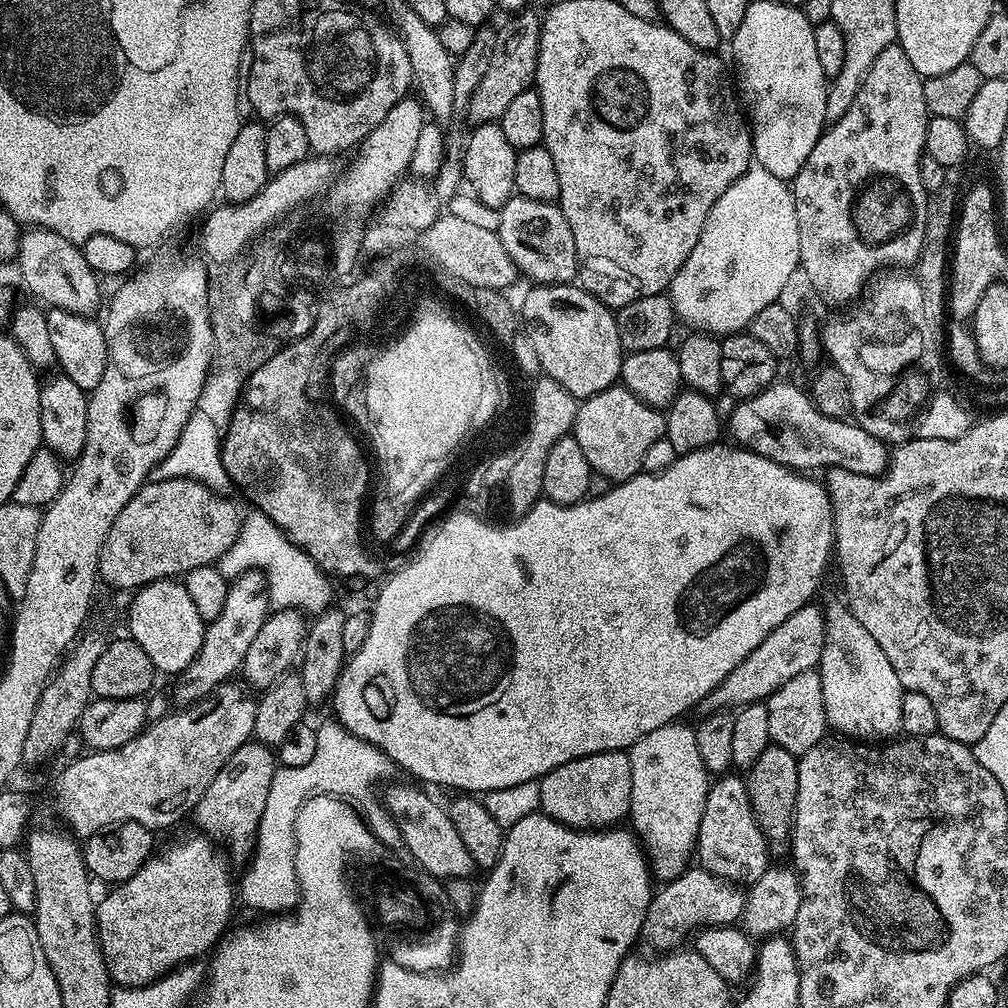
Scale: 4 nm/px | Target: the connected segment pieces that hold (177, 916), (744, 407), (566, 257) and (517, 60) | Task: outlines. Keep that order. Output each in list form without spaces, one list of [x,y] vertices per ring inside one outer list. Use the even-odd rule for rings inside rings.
[[[203,834],[176,840],[169,848],[153,855],[123,884],[115,885],[104,901],[95,905],[96,938],[108,967],[108,974],[117,985],[128,988],[152,984],[189,962],[199,961],[199,956],[211,953],[229,927],[234,904],[234,876],[228,869],[229,857],[216,852],[217,845]]]
[[[776,380],[760,393],[741,399],[728,417],[728,424],[733,436],[737,439],[735,441],[741,447],[799,472],[811,472],[810,470],[822,466],[822,468],[838,467],[850,470],[851,473],[878,476],[888,467],[890,450],[885,441],[870,434],[859,423],[822,414],[814,406],[807,391],[790,382]]]
[[[514,194],[499,209],[498,235],[506,254],[536,284],[571,284],[577,279],[578,265],[574,250],[574,234],[570,234],[570,222],[562,214],[559,203],[538,202],[534,198]]]
[[[521,10],[507,17],[508,21],[504,25],[496,28],[497,41],[494,47],[494,54],[491,55],[490,66],[487,67],[486,74],[482,77],[482,82],[478,83],[472,97],[469,98],[466,105],[466,112],[472,119],[473,125],[491,124],[499,121],[502,114],[506,114],[506,106],[510,106],[514,94],[522,94],[522,90],[533,87],[536,79],[536,63],[538,62],[538,46],[540,45],[540,22],[541,13],[528,12]]]

